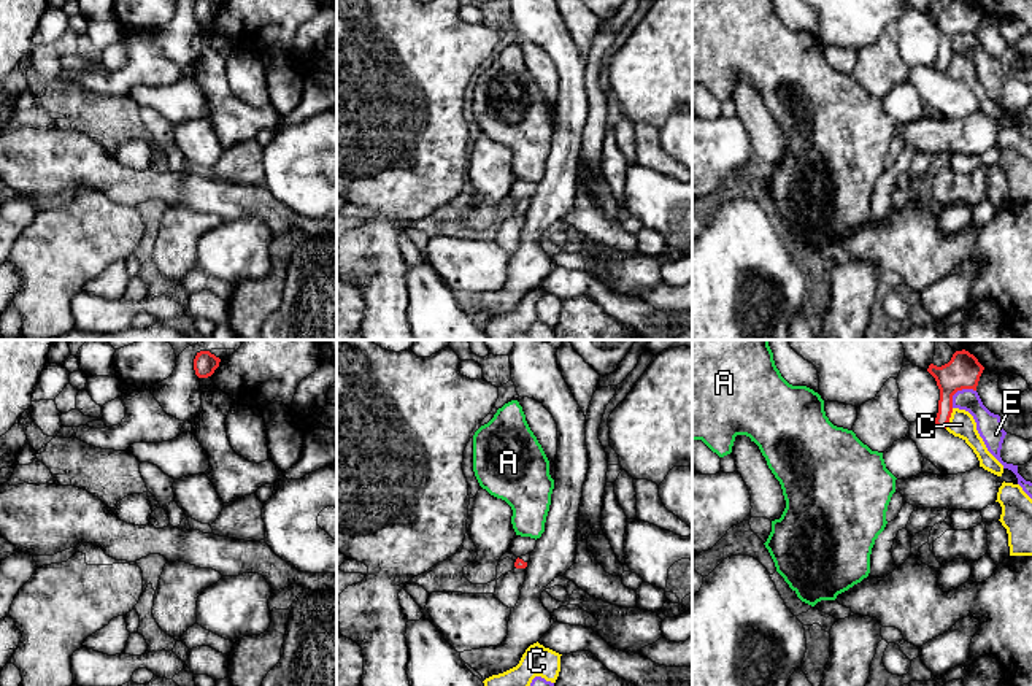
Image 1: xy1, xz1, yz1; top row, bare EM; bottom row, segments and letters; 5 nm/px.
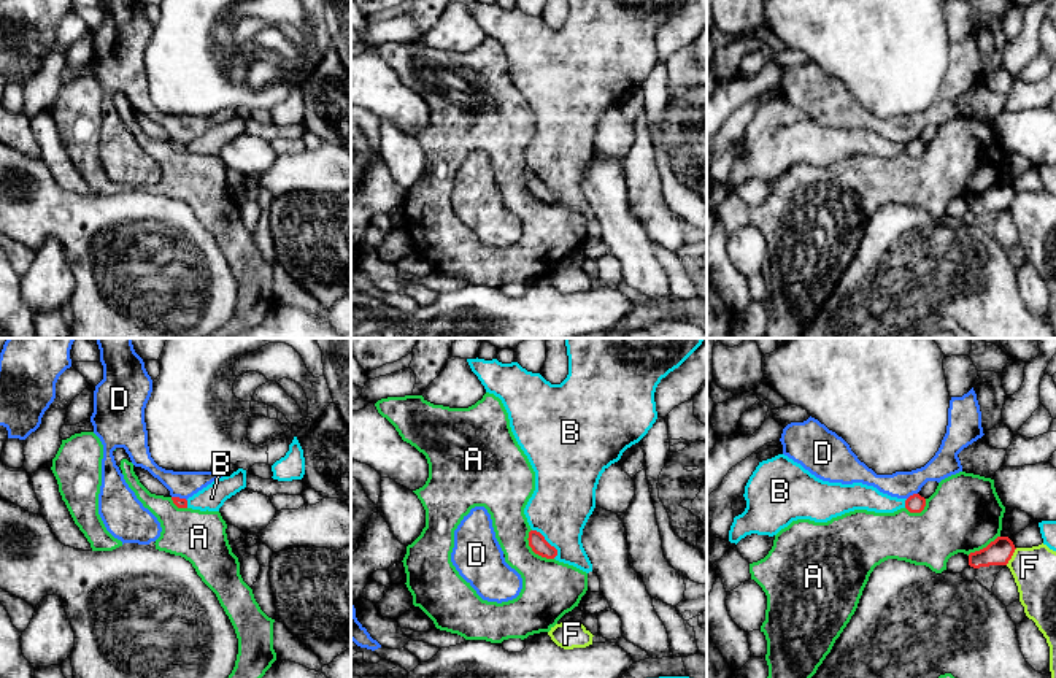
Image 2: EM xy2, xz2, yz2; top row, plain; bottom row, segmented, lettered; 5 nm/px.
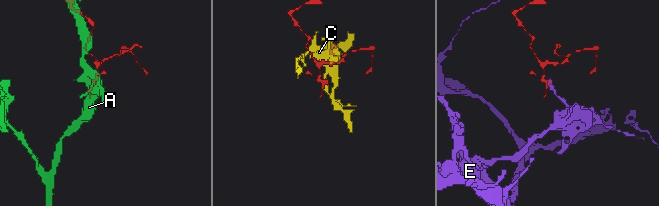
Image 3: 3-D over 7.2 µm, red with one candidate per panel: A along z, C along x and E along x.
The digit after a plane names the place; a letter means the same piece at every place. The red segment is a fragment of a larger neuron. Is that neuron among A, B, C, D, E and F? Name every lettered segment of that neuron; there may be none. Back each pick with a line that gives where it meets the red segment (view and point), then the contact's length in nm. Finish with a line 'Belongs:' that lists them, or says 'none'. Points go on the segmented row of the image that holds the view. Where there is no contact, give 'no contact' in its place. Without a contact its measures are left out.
Belongs: none

